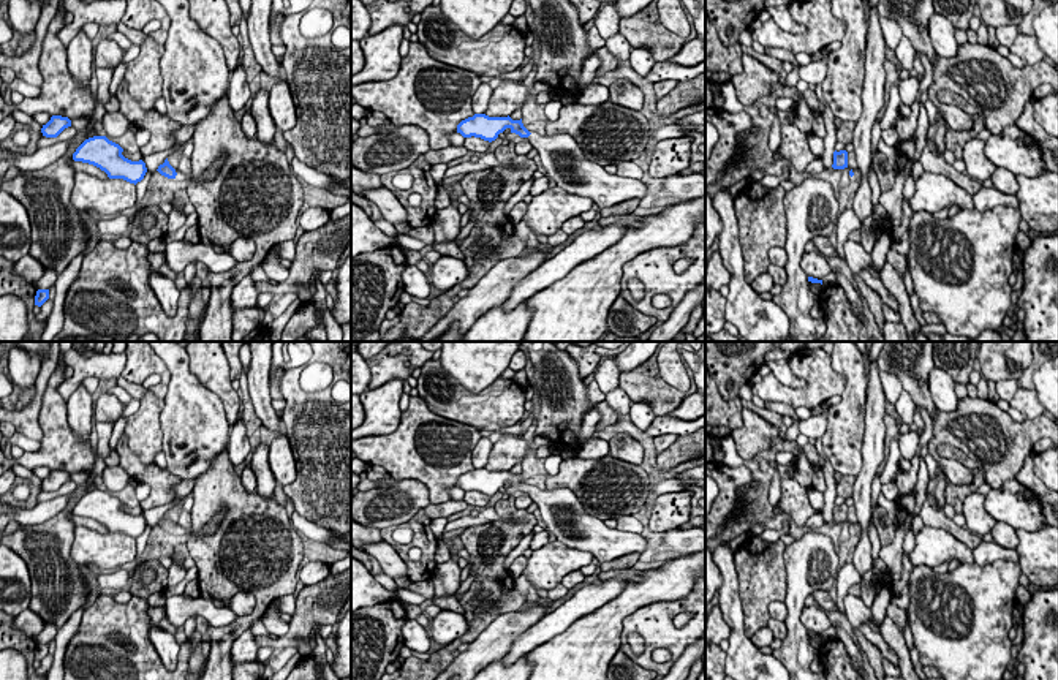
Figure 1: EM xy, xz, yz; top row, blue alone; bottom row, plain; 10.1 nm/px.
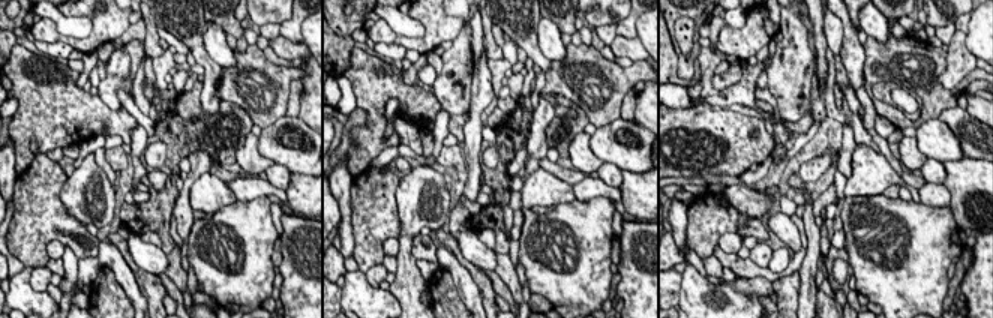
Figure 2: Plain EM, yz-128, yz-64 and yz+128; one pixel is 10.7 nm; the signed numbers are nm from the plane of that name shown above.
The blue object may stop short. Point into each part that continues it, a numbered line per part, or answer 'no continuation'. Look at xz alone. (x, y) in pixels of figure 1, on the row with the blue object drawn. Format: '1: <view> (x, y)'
1: xz (563, 160)

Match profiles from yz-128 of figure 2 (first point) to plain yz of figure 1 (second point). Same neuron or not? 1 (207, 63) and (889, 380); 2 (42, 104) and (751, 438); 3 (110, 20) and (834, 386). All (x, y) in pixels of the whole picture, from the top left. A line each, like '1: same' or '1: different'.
1: different
2: same
3: same

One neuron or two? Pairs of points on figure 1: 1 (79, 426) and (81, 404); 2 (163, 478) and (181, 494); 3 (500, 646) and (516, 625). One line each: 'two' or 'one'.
1: one
2: two
3: one

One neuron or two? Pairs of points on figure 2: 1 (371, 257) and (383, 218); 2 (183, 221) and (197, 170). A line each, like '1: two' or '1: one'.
1: one
2: one

